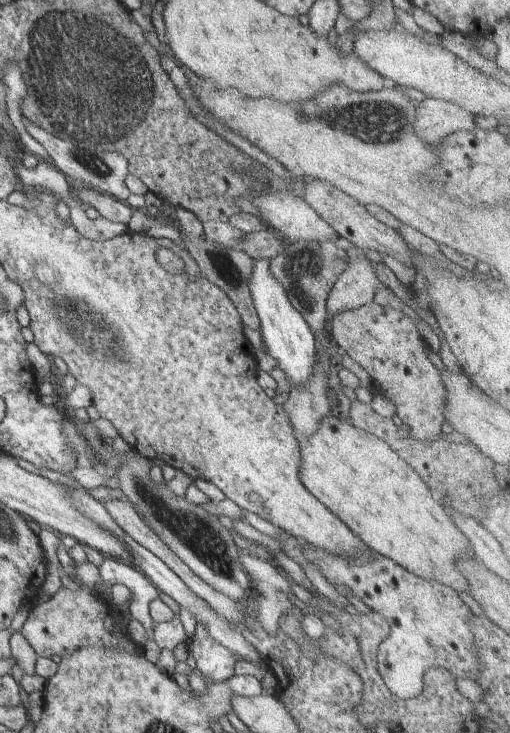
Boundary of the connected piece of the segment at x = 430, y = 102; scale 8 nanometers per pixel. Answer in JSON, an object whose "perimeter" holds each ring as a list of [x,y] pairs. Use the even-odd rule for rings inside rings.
{"perimeter":[[[427,97],[417,104],[415,134],[428,145],[439,146],[452,133],[476,128],[475,116],[454,102]]]}

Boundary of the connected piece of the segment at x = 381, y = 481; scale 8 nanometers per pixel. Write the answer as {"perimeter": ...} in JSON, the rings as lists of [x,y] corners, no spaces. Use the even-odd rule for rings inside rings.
{"perimeter":[[[332,412],[323,418],[320,427],[312,434],[312,437],[309,437],[308,439],[302,438],[302,440],[298,441],[298,444],[301,449],[302,458],[299,476],[303,481],[304,486],[307,487],[307,490],[319,502],[322,502],[335,516],[338,516],[338,518],[340,518],[340,520],[342,520],[342,522],[344,522],[372,551],[381,556],[390,558],[393,562],[396,562],[396,565],[402,566],[411,574],[417,575],[425,580],[435,579],[437,582],[458,591],[466,590],[466,588],[468,588],[468,582],[466,582],[466,580],[460,576],[460,572],[456,570],[458,558],[460,558],[460,556],[466,556],[466,554],[470,552],[470,542],[468,542],[468,538],[456,528],[456,524],[450,520],[450,516],[446,514],[446,510],[434,500],[430,488],[422,481],[422,478],[420,478],[420,476],[406,464],[404,460],[401,460],[400,456],[398,456],[386,442],[364,430],[356,429],[352,423],[348,424],[348,422],[345,421],[344,416],[336,416]]]}

